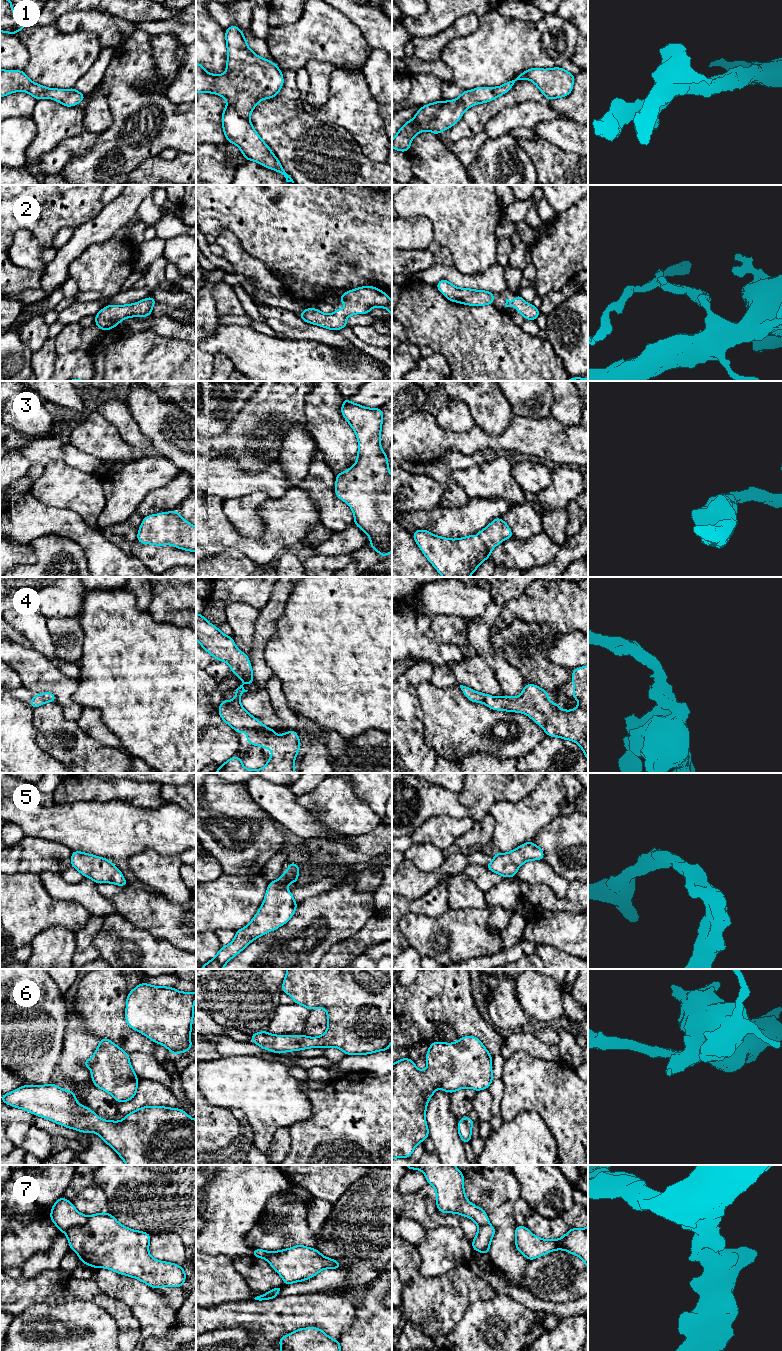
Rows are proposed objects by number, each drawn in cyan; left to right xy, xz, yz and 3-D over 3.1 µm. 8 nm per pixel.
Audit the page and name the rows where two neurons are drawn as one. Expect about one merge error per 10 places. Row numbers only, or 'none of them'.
7

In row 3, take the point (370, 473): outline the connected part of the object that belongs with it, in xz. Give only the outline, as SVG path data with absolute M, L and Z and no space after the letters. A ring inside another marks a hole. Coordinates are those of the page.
M345 398L342 403L341 413L357 436L358 454L356 463L352 467L336 475L335 494L351 508L354 514L354 524L369 536L371 548L385 557L392 552L392 534L390 533L392 526L392 475L389 471L387 453L381 449L383 413L381 408L367 408L350 402L348 398Z

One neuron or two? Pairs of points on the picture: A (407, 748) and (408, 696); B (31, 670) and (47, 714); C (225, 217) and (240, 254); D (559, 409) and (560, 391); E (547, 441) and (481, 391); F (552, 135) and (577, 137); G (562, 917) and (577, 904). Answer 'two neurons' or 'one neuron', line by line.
A: one neuron
B: two neurons
C: two neurons
D: one neuron
E: two neurons
F: one neuron
G: two neurons

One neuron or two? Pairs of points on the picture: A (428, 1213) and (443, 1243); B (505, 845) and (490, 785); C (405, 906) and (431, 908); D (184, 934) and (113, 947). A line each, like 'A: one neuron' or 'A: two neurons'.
A: two neurons
B: two neurons
C: one neuron
D: two neurons

